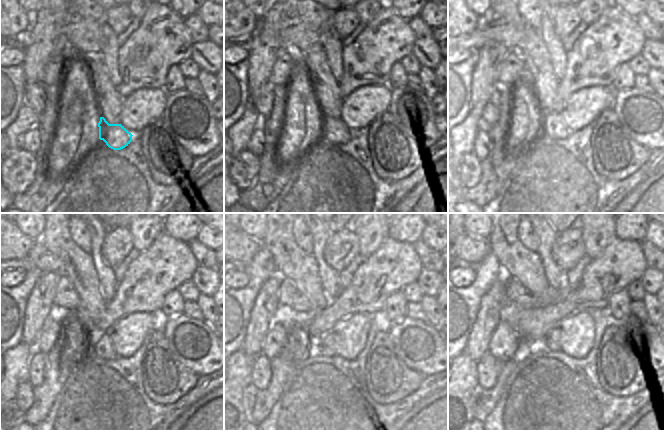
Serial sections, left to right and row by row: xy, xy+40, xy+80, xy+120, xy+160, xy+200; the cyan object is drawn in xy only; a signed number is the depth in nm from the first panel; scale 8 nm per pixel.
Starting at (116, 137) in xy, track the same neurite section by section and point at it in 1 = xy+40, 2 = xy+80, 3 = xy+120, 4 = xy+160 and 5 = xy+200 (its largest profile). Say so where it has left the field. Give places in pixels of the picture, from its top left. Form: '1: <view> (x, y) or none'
1: xy+40 (335, 131)
2: xy+80 (552, 124)
3: xy+120 (102, 347)
4: xy+160 (325, 345)
5: xy+200 (550, 342)

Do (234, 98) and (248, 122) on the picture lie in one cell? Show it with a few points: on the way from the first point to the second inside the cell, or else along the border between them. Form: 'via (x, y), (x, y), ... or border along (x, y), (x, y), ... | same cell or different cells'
border along (249, 104), (234, 123) | different cells

